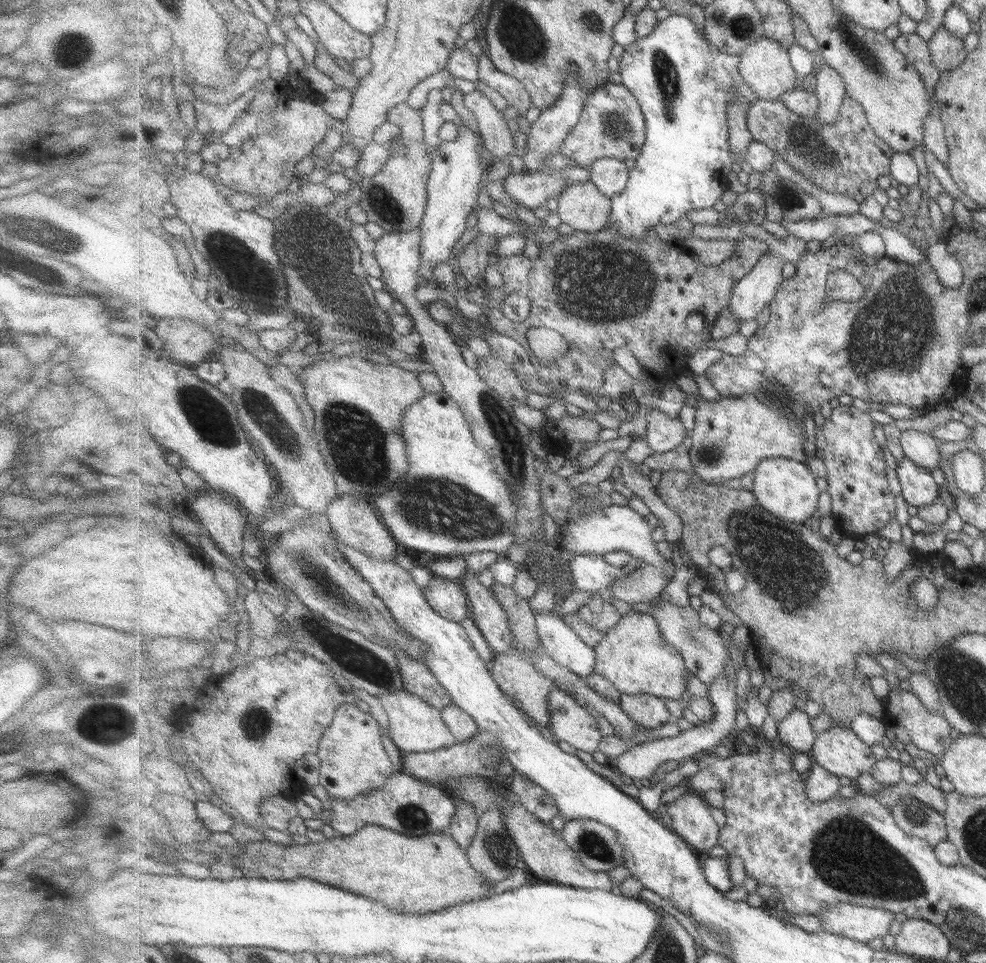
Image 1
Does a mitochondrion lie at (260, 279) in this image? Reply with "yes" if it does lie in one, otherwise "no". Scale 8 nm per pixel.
yes

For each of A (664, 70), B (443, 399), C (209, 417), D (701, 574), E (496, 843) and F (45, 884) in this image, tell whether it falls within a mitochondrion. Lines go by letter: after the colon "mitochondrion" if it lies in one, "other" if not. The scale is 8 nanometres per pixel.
A: mitochondrion
B: other
C: mitochondrion
D: other
E: mitochondrion
F: other

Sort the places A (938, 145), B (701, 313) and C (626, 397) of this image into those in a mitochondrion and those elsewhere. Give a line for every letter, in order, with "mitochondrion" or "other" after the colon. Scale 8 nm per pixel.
A: other
B: other
C: other

